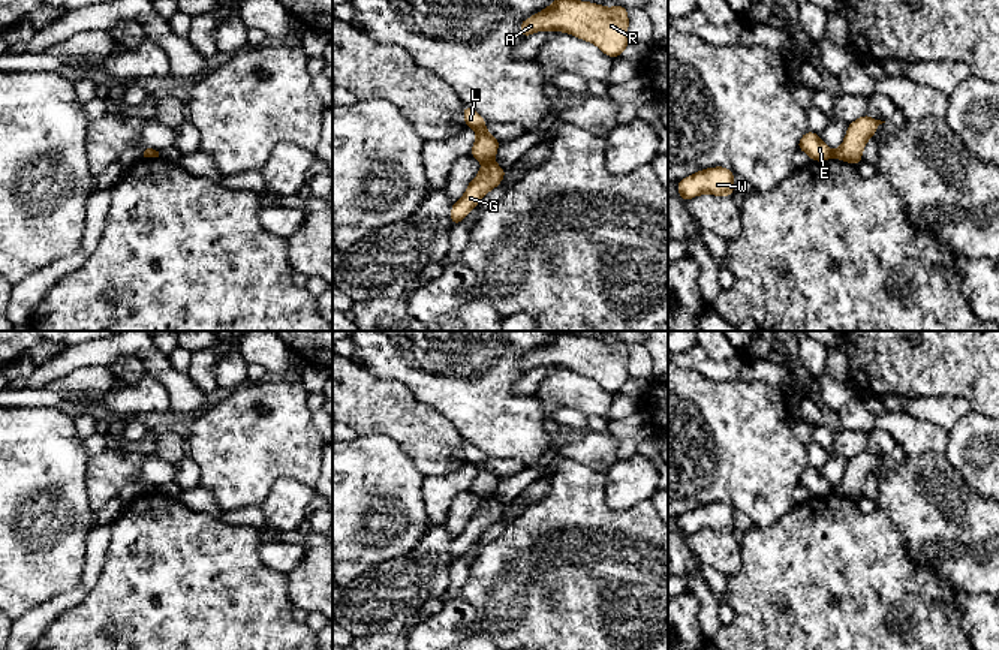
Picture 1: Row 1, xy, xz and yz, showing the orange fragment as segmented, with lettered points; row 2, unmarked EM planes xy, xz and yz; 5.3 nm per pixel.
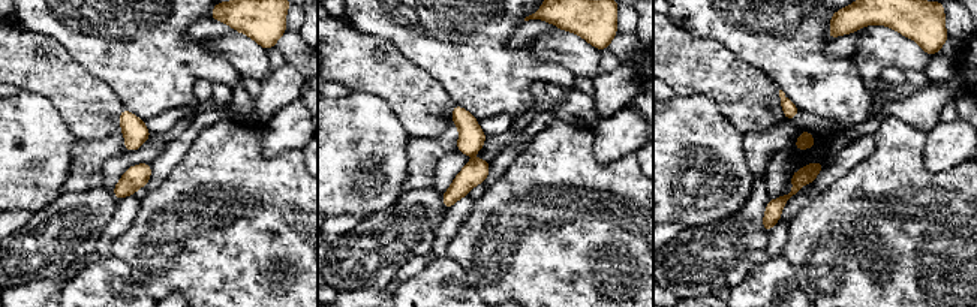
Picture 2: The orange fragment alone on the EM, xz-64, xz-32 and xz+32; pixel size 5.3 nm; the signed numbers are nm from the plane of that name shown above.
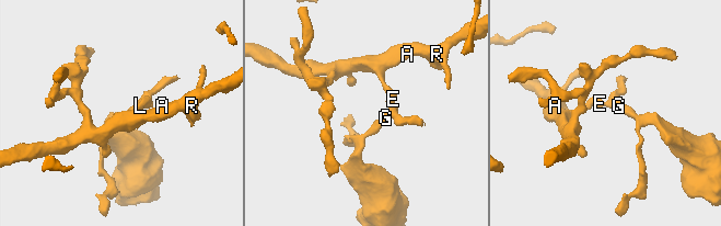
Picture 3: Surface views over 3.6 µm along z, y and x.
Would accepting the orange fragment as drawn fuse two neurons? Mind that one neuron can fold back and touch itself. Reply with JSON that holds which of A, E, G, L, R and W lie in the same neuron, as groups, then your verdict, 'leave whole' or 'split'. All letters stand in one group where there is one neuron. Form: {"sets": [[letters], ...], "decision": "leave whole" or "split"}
{"sets": [["A", "E", "L", "R", "W"], ["G"]], "decision": "split"}

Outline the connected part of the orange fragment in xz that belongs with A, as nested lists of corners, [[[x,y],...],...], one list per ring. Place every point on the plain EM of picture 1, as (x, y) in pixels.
[[[572,332],[556,334],[530,353],[521,356],[520,367],[527,373],[536,367],[563,367],[596,380],[613,395],[629,380],[628,343],[605,343]]]

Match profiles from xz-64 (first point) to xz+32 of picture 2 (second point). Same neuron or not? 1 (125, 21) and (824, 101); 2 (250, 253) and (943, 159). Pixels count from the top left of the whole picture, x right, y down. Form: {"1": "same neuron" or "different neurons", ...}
{"1": "same neuron", "2": "different neurons"}

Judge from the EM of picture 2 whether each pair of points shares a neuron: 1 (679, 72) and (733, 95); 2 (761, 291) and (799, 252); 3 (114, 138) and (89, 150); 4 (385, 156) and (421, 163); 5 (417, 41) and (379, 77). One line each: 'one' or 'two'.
1: one
2: two
3: one
4: two
5: two

